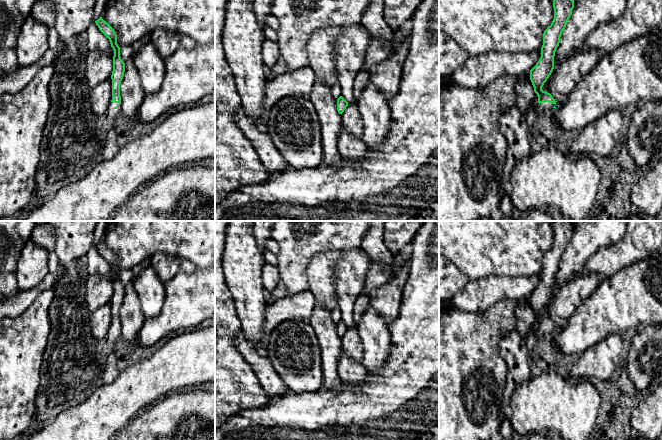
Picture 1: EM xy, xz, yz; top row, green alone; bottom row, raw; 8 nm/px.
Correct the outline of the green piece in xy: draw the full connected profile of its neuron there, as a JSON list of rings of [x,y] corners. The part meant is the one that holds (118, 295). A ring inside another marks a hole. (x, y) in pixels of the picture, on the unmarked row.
[[[100,241],[95,245],[99,254],[109,263],[114,274],[112,303],[112,324],[107,334],[100,339],[92,335],[91,312],[86,304],[86,280],[73,265],[64,268],[63,274],[51,292],[54,299],[49,308],[51,330],[41,365],[41,380],[35,398],[36,414],[40,423],[47,423],[64,410],[89,398],[103,385],[107,356],[113,352],[121,338],[120,308],[125,296],[125,287],[120,281],[120,271],[114,253]]]

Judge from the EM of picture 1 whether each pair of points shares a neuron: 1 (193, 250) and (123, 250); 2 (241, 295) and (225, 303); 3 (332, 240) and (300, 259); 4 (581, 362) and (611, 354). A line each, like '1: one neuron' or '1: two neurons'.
1: one neuron
2: two neurons
3: one neuron
4: one neuron

